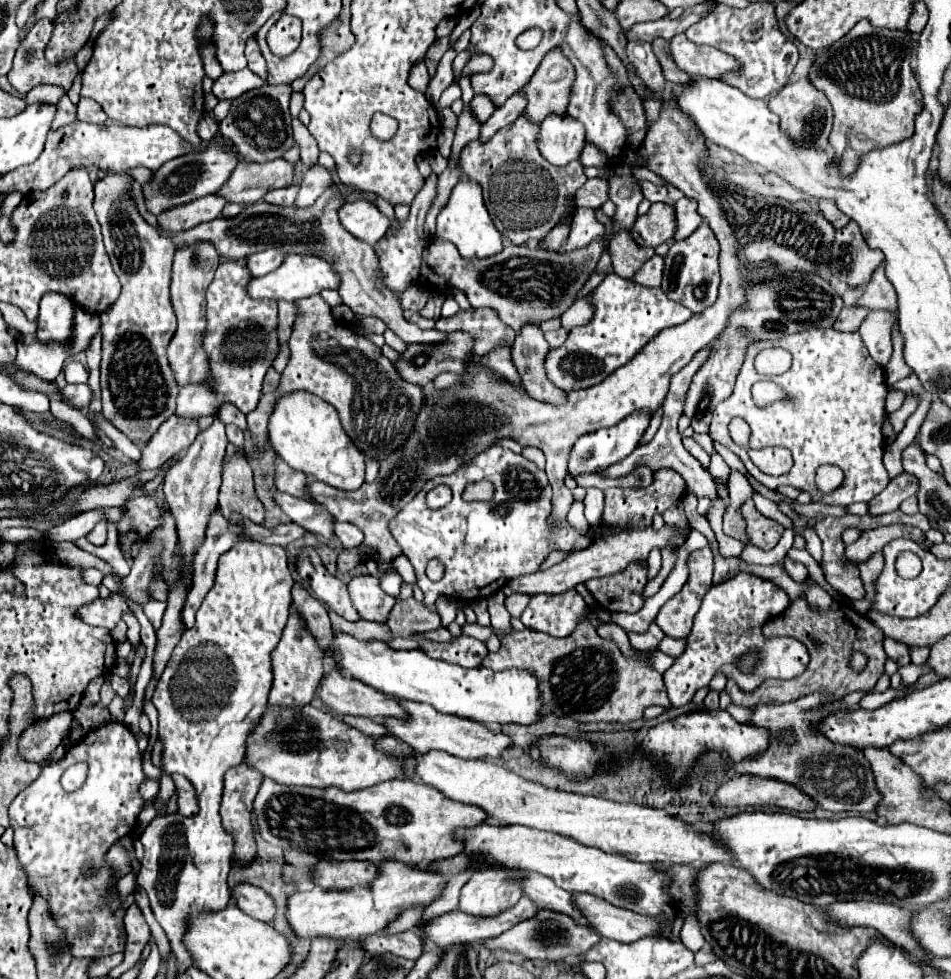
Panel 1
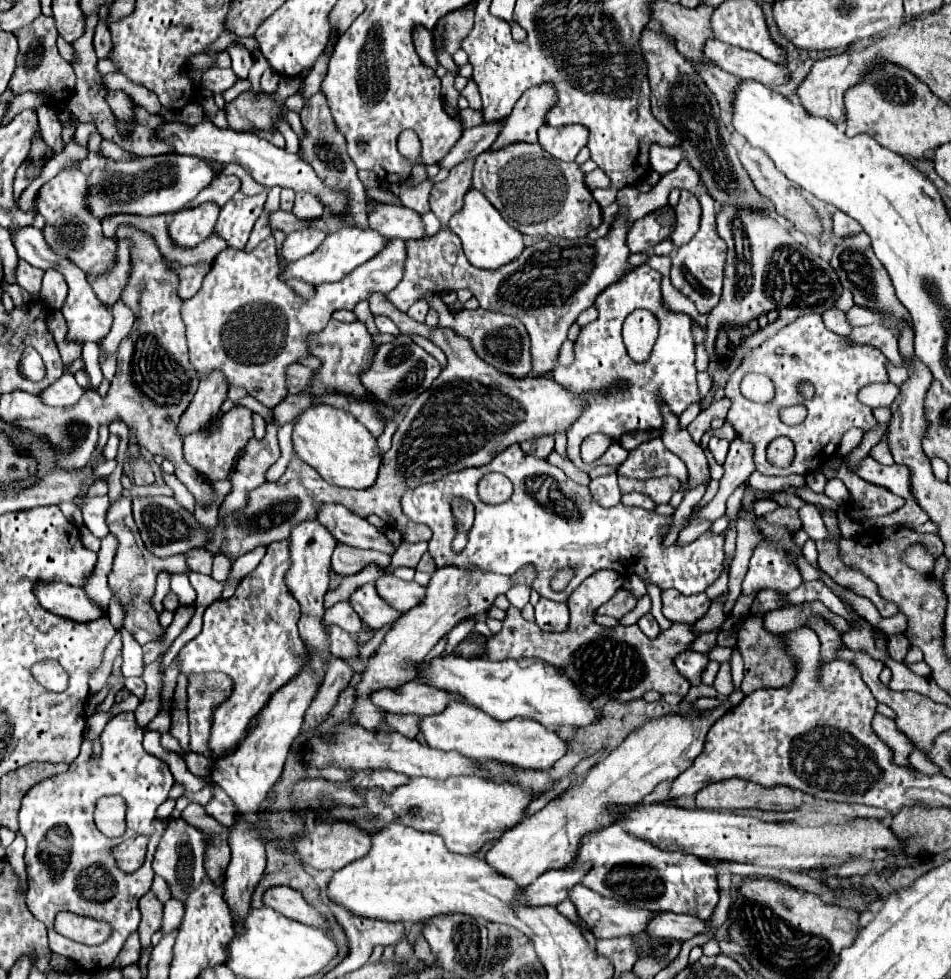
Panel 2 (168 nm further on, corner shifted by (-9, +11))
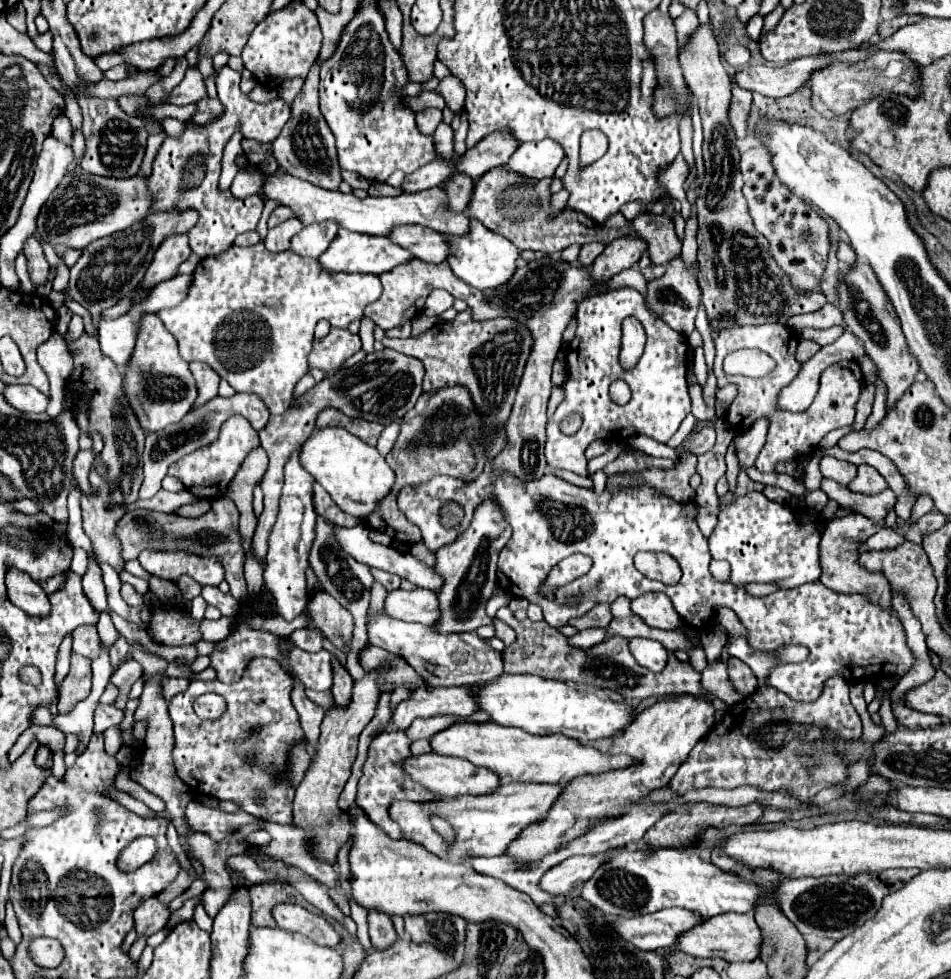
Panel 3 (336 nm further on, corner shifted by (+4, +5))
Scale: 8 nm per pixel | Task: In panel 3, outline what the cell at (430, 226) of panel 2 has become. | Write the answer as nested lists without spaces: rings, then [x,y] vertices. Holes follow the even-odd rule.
[[[472,220],[472,234],[468,234],[468,238],[448,238],[448,240],[452,242],[452,258],[448,258],[448,264],[452,272],[470,286],[478,290],[496,290],[514,276],[520,250],[512,246],[512,242],[508,242],[506,238],[492,234],[488,228],[476,224],[474,220]]]

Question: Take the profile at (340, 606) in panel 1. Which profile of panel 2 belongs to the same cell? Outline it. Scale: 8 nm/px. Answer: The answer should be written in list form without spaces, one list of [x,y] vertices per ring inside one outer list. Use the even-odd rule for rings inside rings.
[[[363,584],[359,586],[351,596],[349,596],[349,604],[353,606],[353,610],[359,614],[359,618],[363,620],[363,624],[367,624],[369,628],[381,628],[385,624],[395,622],[401,612],[395,608],[389,608],[389,604],[385,604],[375,588],[371,584]]]

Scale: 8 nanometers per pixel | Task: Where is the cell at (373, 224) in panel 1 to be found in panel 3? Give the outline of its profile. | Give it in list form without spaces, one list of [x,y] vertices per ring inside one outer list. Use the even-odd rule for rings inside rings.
[[[408,226],[408,230],[396,230],[396,234],[390,234],[392,242],[400,242],[400,246],[406,246],[406,250],[412,250],[416,258],[432,264],[440,264],[450,256],[450,244],[448,238],[442,234],[436,234],[434,230],[424,230],[422,226]]]

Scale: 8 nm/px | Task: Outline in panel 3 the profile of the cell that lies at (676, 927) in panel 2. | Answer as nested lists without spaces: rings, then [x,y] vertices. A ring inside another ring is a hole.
[[[720,914],[716,918],[708,918],[704,924],[684,932],[678,938],[678,948],[682,952],[688,952],[692,956],[716,956],[716,958],[724,958],[726,962],[738,962],[738,960],[756,960],[760,956],[760,944],[762,944],[764,936],[760,934],[760,928],[754,920],[754,914]]]

